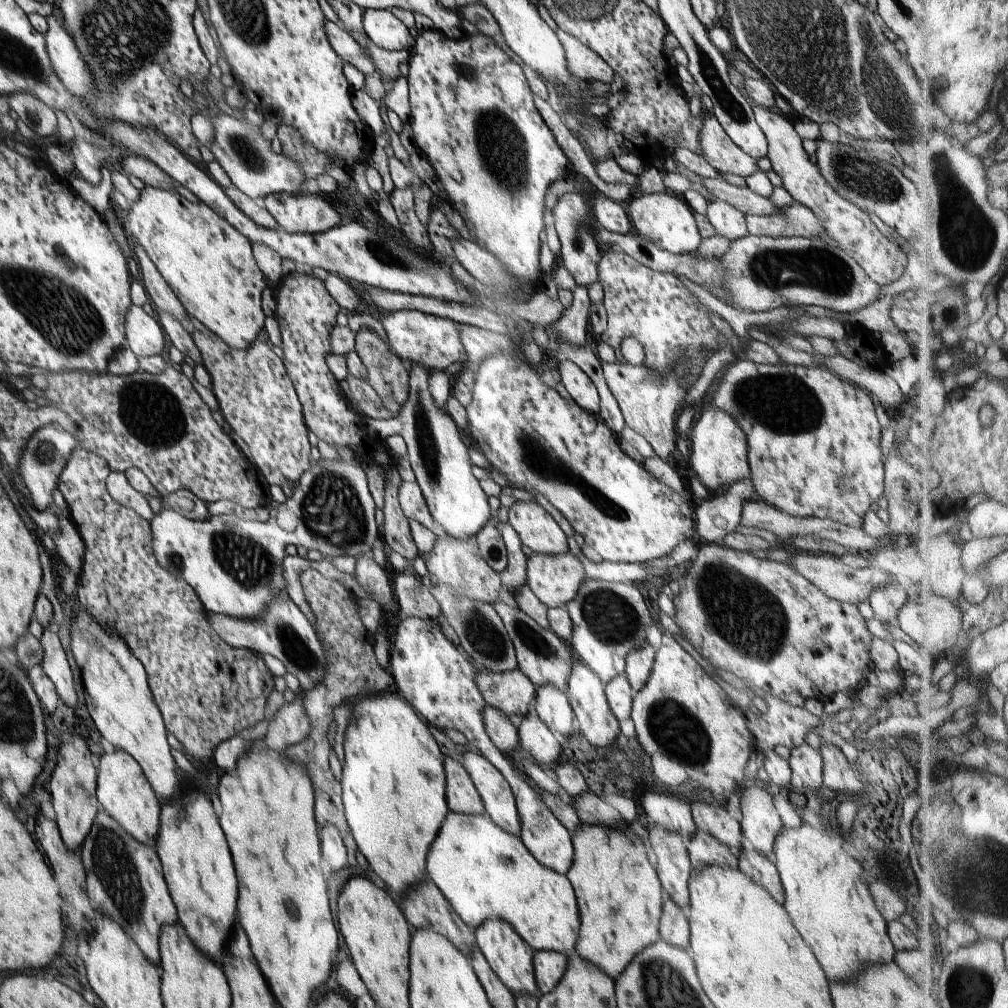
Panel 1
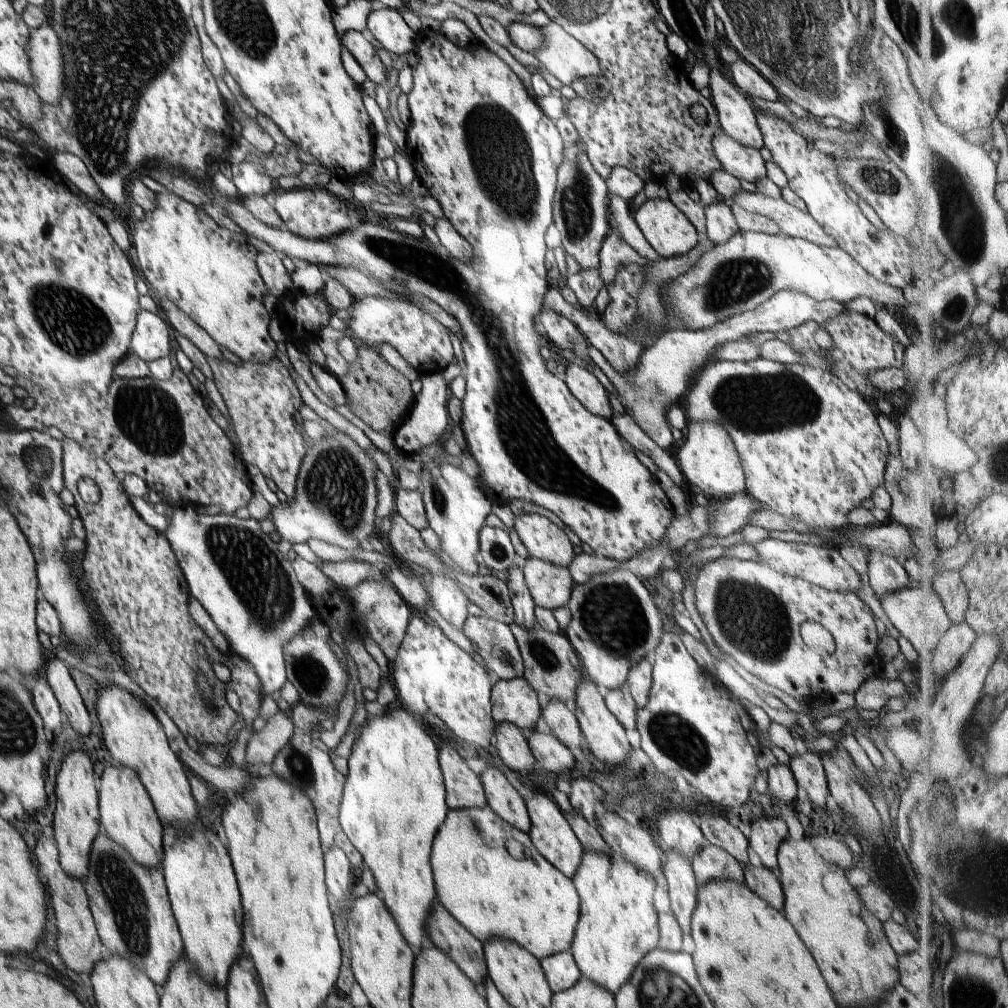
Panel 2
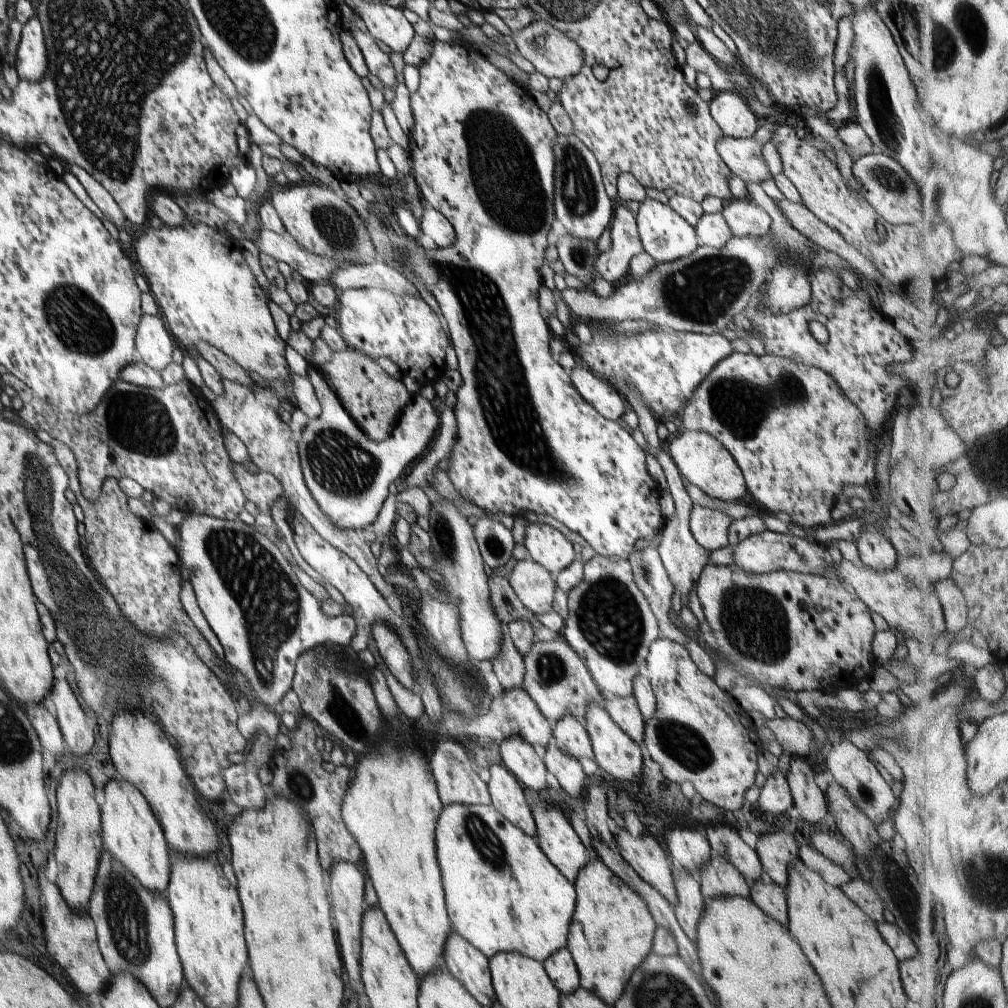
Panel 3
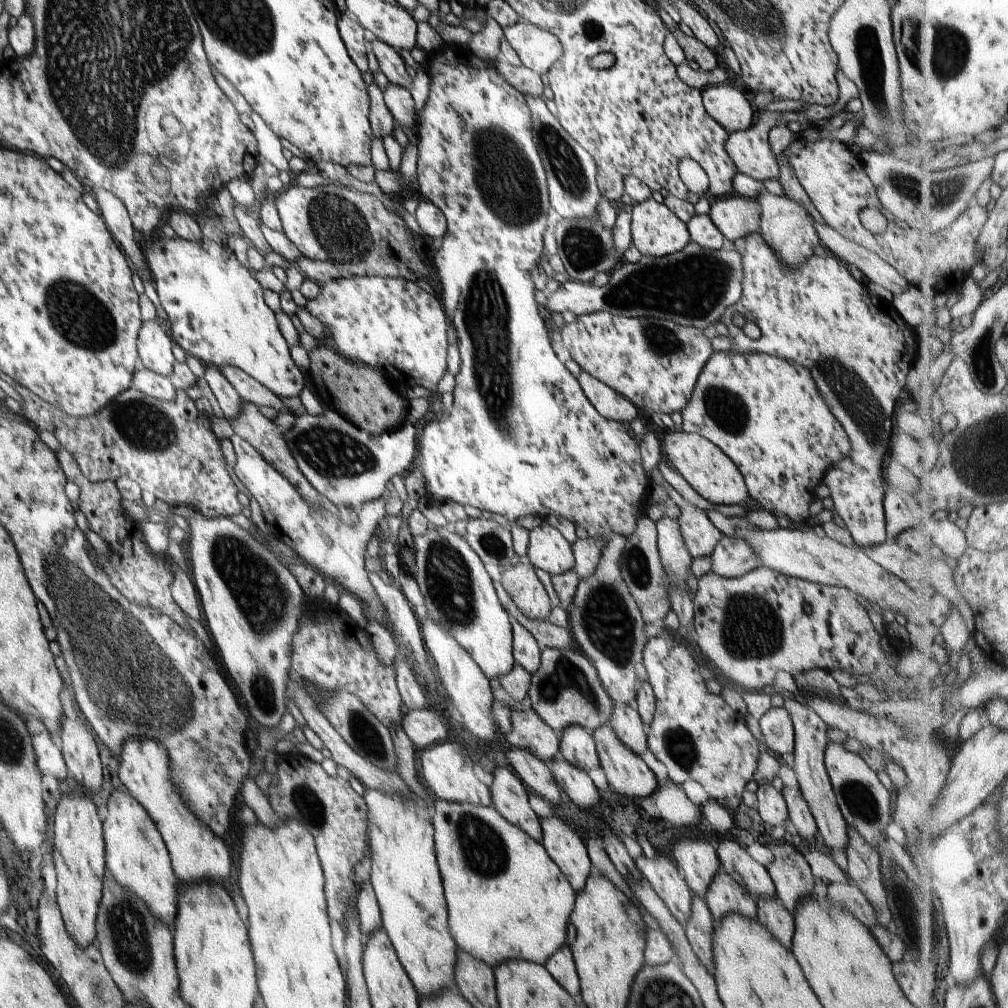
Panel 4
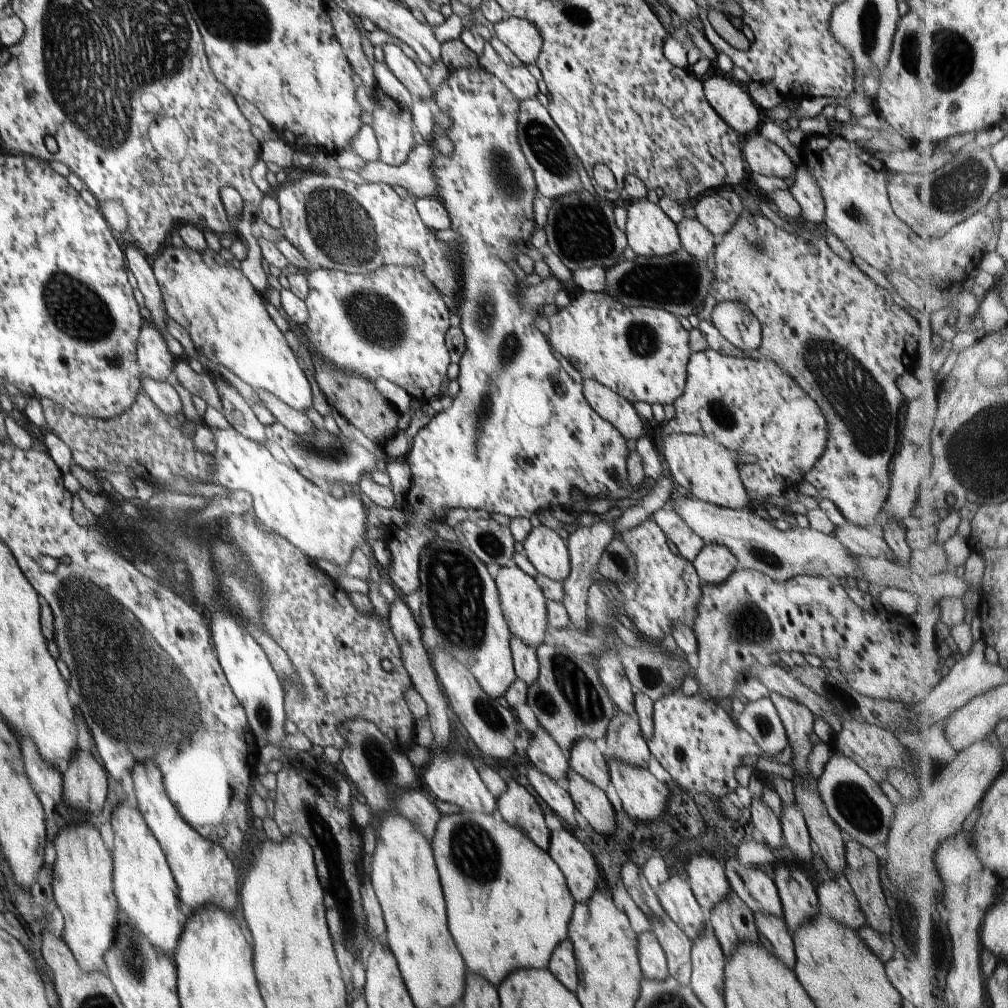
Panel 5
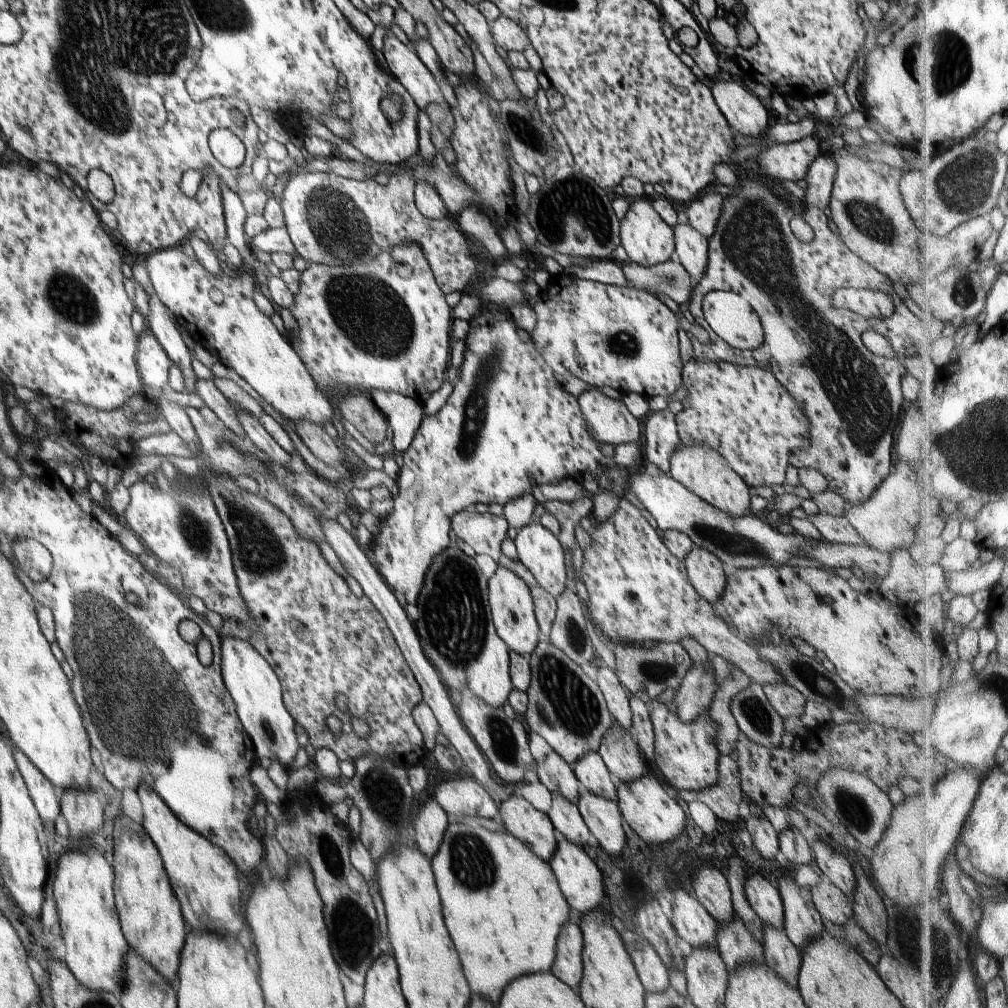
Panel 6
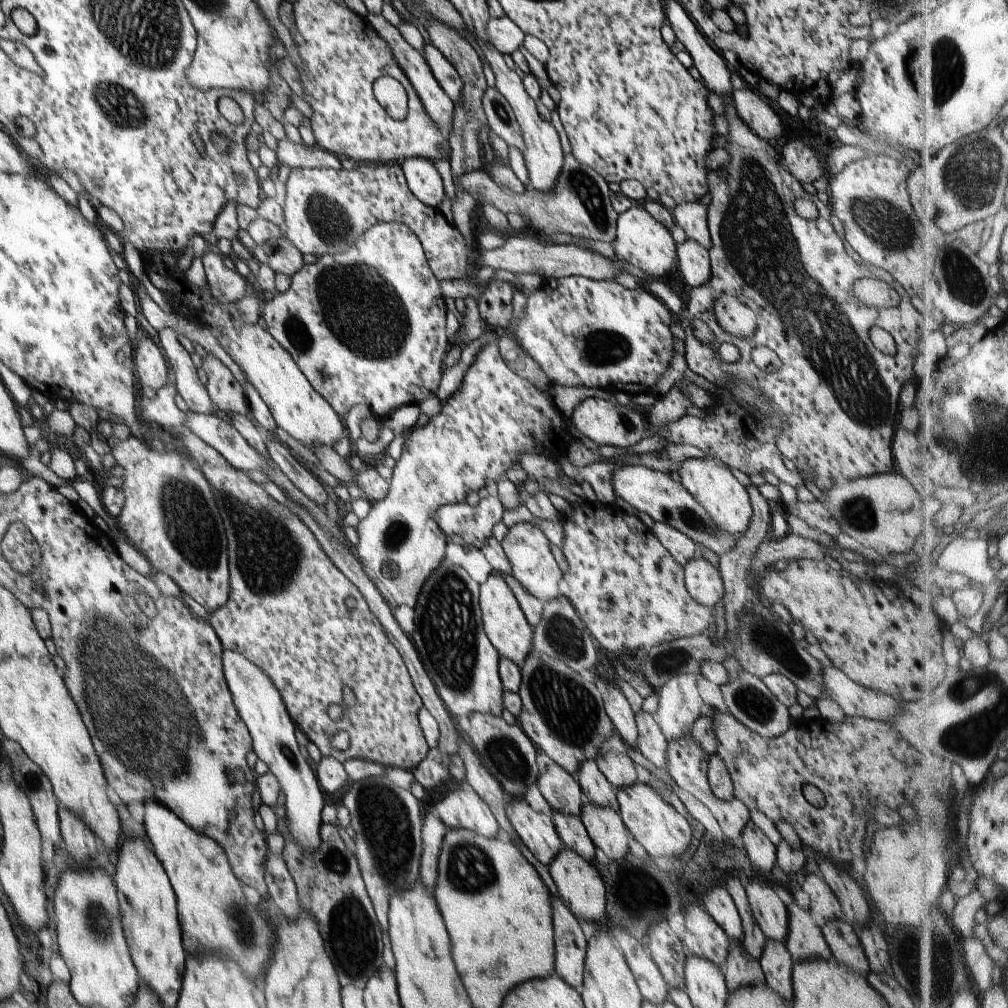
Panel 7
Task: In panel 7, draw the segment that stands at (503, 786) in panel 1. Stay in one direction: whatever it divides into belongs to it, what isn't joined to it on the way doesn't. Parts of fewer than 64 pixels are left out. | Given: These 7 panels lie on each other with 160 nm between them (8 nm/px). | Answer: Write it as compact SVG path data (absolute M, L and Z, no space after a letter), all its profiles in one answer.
M515 798L505 808L516 835L536 859L549 867L563 844L553 819L532 810L523 798Z

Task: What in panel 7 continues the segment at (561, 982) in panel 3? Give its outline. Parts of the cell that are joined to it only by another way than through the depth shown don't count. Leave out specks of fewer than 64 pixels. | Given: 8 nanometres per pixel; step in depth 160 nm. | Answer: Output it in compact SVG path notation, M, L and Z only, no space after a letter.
M552 897L551 911L555 938L555 974L581 993L587 941L579 920L564 902Z

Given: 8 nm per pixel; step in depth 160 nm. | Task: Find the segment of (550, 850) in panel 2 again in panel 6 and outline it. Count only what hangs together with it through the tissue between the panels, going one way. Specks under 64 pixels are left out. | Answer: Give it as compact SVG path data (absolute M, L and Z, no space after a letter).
M562 838L560 842L557 842L557 847L548 863L554 871L564 898L574 910L578 910L584 915L586 912L600 908L600 898L604 894L604 876L600 874L600 869L582 846Z

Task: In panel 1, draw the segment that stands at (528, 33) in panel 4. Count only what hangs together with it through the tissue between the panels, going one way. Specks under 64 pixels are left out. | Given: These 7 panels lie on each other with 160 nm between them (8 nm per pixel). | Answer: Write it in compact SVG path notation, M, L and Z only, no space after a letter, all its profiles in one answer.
M560 27L555 32L562 43L567 58L568 70L588 86L594 80L600 80L606 85L612 82L615 72L612 67L591 48L582 44L576 37L568 36L568 33Z

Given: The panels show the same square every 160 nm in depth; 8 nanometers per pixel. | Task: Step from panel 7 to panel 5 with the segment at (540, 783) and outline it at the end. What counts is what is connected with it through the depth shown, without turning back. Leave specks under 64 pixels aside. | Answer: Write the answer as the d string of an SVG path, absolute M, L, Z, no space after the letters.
M539 724L536 731L530 734L528 741L526 756L530 764L555 781L567 775L569 760L542 725Z

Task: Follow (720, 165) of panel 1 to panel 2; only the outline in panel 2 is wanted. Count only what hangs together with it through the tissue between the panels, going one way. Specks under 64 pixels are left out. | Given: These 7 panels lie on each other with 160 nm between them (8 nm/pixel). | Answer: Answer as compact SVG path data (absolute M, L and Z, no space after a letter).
M726 133L717 134L712 141L716 158L723 169L738 180L756 183L767 176L767 168L760 151L736 142Z

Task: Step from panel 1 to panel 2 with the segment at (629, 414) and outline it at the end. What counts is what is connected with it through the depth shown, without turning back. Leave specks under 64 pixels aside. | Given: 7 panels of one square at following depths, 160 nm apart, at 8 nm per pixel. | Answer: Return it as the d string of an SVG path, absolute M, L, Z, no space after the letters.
M778 291L751 311L731 316L722 322L714 323L714 326L695 331L666 330L652 346L644 348L638 364L624 374L620 374L612 367L596 347L589 345L588 350L593 362L612 382L614 390L619 394L618 398L623 402L634 422L639 424L639 427L660 448L667 451L672 448L672 443L675 441L672 437L667 412L679 398L688 394L696 377L708 365L708 360L717 353L717 348L727 342L746 339L755 332L786 332L808 321L814 321L822 327L825 322L838 318L846 310L846 305L838 301L817 301L801 292Z

